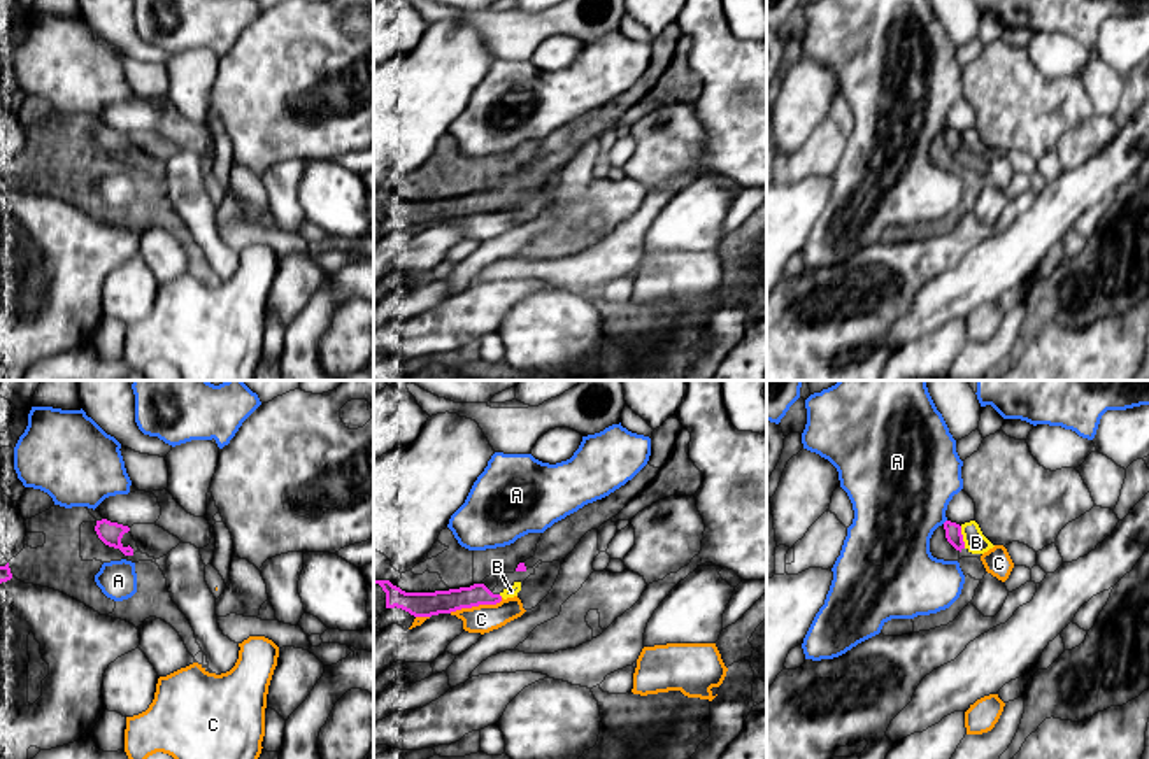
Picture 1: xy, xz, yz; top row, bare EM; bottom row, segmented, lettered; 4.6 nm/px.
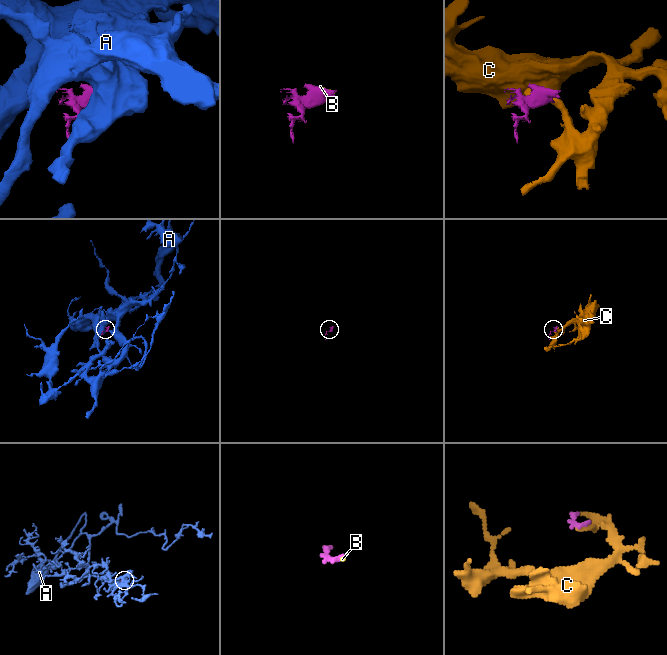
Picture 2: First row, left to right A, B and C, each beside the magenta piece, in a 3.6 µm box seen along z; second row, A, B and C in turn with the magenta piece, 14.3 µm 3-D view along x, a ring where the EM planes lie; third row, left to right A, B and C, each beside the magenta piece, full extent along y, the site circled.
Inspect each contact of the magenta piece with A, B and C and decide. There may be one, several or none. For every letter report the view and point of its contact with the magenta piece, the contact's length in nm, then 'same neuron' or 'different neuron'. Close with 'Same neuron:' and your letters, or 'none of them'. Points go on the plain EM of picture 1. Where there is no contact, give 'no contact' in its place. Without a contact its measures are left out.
A: no contact | different neuron
B: yz (962, 144) | 110 nm | different neuron
C: xz (476, 212) | 260 nm | different neuron
Same neuron: none of them

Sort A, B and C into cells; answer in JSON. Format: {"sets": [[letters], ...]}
{"sets": [["A"], ["B"], ["C"]]}

